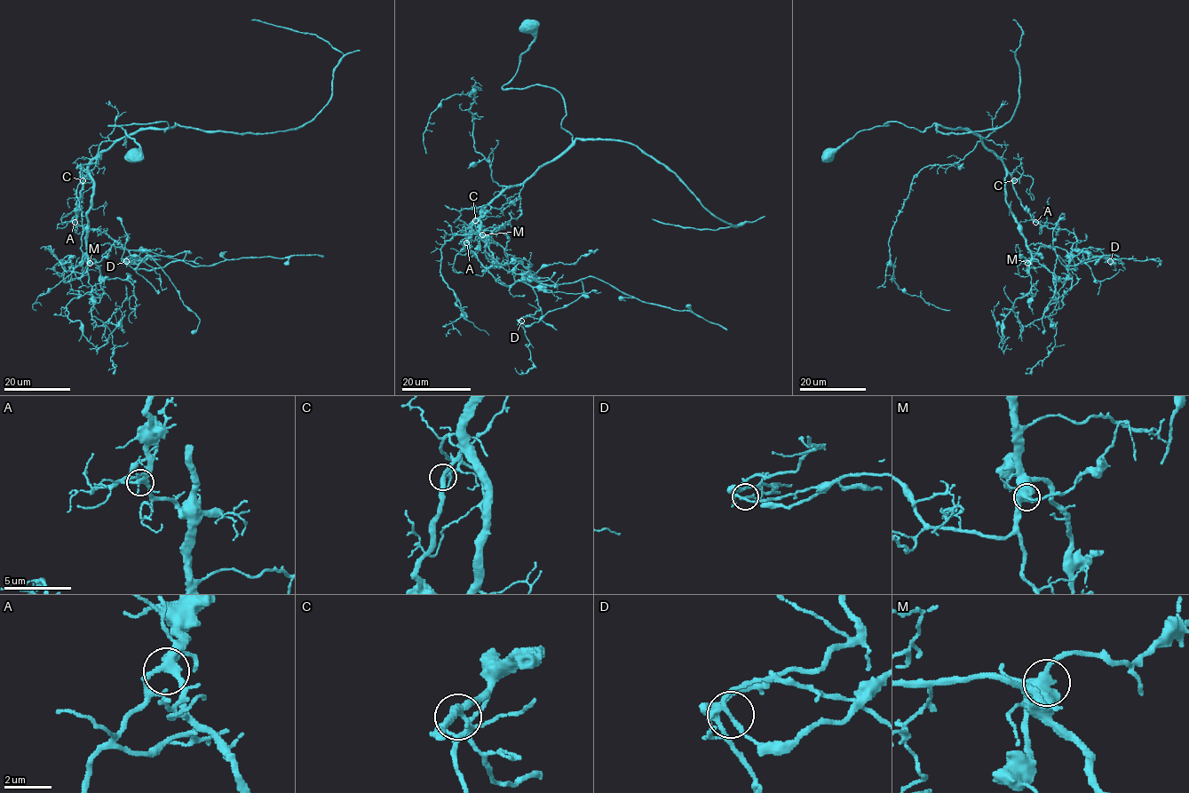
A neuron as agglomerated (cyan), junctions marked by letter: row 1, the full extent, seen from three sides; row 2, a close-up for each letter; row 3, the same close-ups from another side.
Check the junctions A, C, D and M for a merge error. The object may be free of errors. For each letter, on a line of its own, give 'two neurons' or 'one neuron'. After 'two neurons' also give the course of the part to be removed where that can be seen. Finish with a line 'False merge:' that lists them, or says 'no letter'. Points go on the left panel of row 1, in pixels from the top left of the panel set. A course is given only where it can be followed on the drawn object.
A: one neuron
C: one neuron
D: two neurons | (127, 261), (186, 251), (182, 260), (162, 267), (137, 268), (150, 257), (162, 270), (200, 321), (191, 332)
M: one neuron
False merge: D

